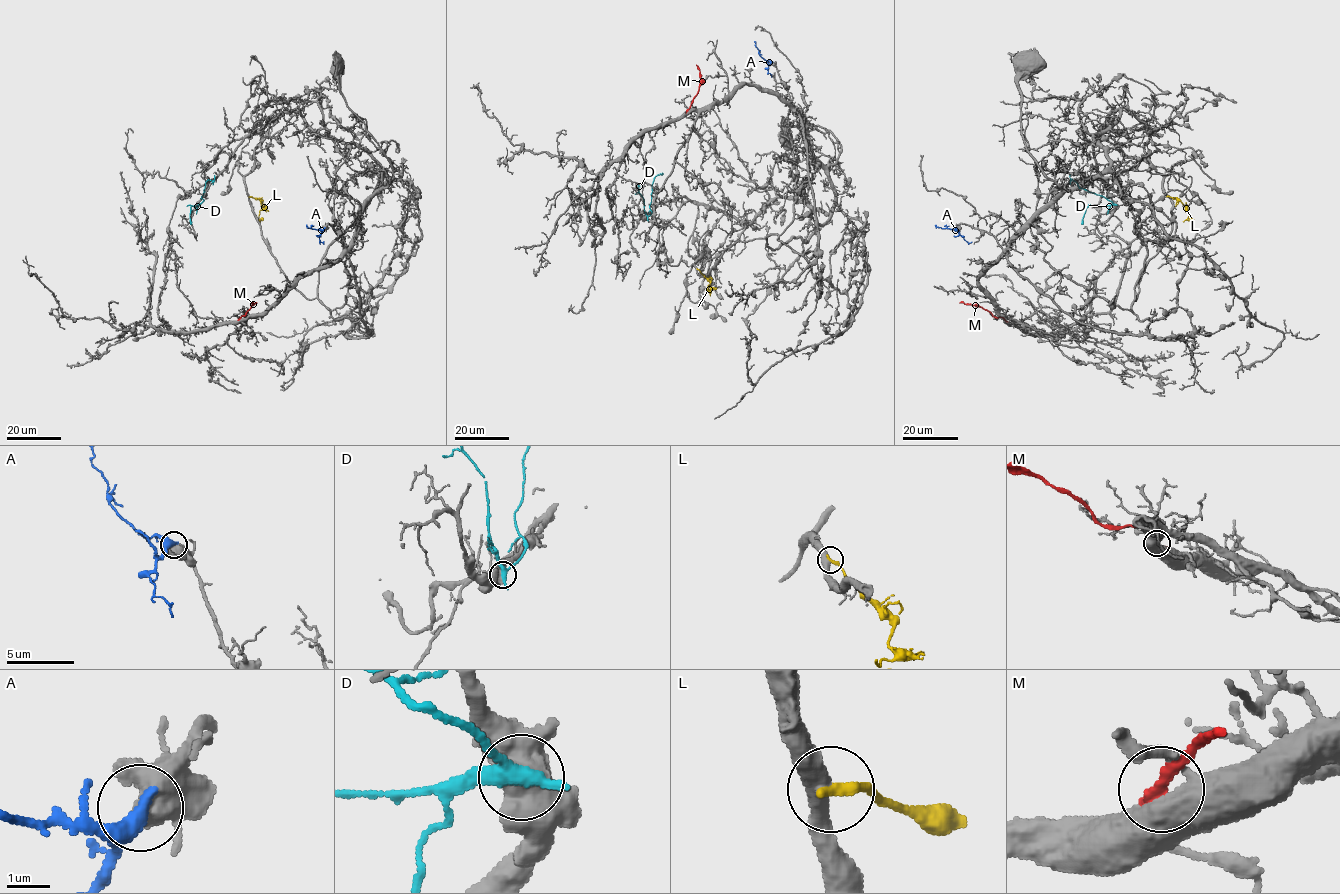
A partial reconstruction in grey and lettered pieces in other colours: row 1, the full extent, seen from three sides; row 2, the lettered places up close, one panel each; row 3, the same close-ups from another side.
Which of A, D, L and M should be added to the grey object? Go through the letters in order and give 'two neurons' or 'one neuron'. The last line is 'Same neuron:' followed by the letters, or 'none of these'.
A: one neuron
D: two neurons
L: two neurons
M: two neurons
Same neuron: A

